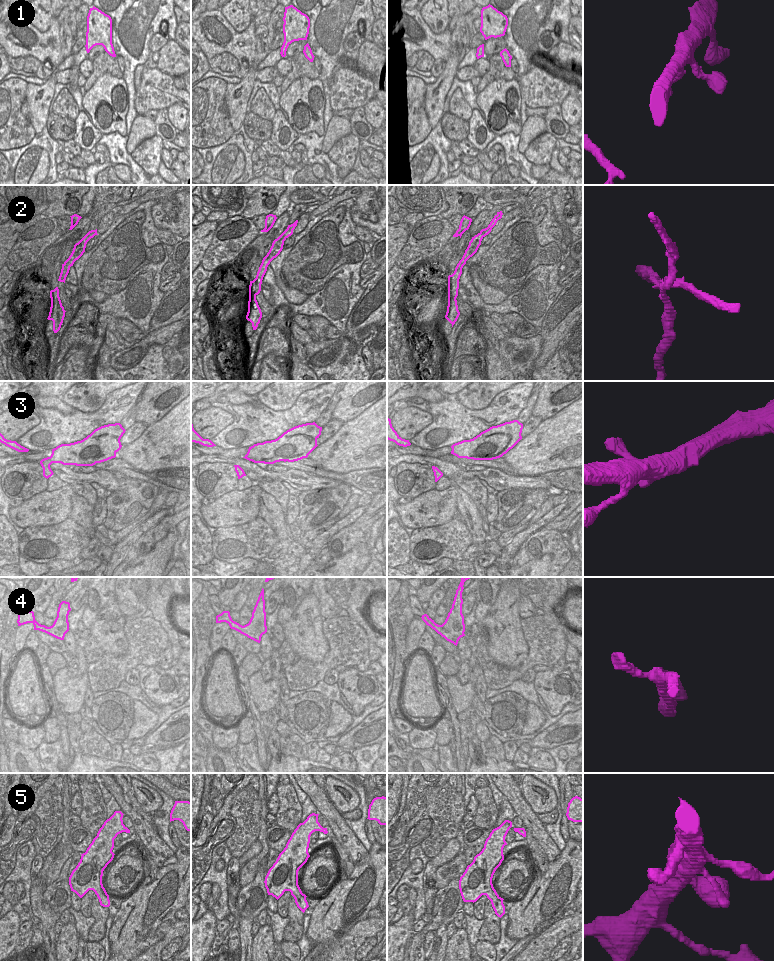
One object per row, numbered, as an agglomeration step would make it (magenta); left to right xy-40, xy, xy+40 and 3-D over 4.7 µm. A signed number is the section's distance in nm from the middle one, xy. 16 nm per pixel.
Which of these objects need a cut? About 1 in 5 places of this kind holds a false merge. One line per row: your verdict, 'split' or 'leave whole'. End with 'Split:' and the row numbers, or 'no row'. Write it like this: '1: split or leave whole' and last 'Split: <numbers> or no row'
1: leave whole
2: leave whole
3: leave whole
4: leave whole
5: leave whole
Split: no row

